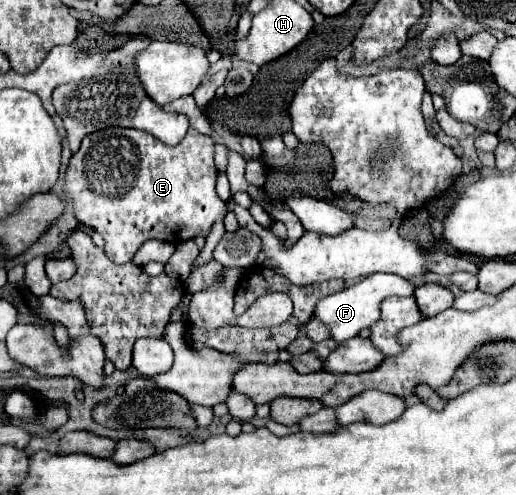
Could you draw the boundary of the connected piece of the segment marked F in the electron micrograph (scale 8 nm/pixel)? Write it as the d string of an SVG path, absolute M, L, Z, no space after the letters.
M373 274L373 276L367 276L365 280L349 286L349 288L341 290L341 292L323 296L317 302L313 316L319 318L329 328L329 334L335 342L345 342L345 340L357 336L359 330L369 328L371 324L375 324L379 320L379 304L383 298L395 296L395 294L397 296L413 296L413 290L415 290L415 286L409 280L403 280L401 276Z

